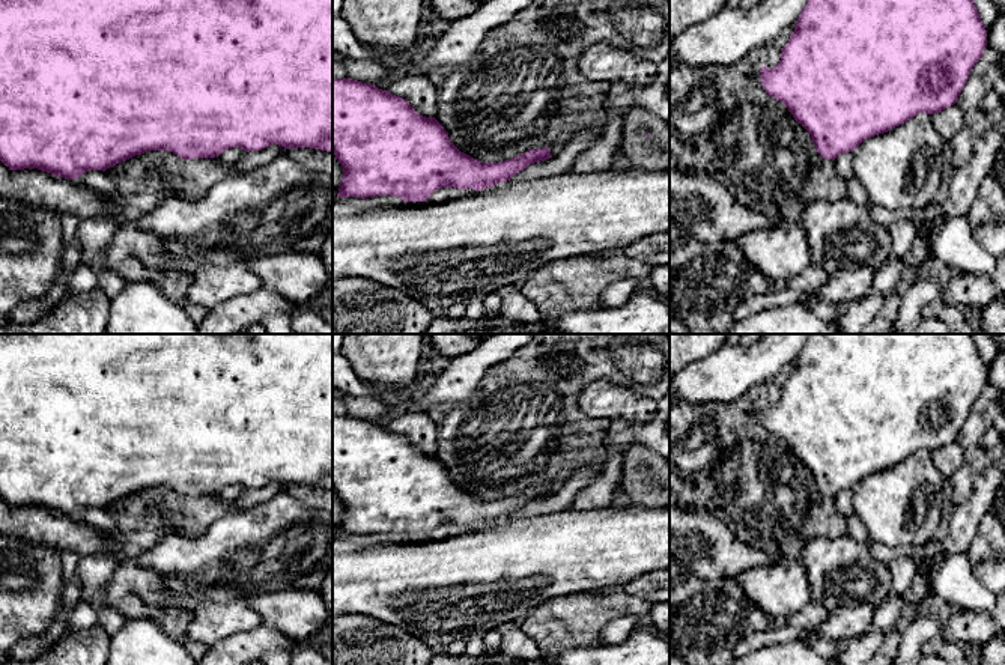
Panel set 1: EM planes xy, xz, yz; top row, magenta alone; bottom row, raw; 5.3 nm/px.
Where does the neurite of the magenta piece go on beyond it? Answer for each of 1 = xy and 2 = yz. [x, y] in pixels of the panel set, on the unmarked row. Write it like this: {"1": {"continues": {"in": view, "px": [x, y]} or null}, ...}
{"1": {"continues": null}, "2": {"continues": null}}

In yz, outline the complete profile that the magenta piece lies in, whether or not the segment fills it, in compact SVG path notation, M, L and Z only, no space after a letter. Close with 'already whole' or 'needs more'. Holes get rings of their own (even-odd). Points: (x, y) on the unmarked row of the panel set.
M811 334L802 346L788 379L781 387L779 400L770 406L761 402L760 418L766 430L781 438L794 457L811 471L820 493L835 498L838 492L853 489L865 475L888 469L919 450L936 451L954 442L985 384L987 367L973 334Z | already whole

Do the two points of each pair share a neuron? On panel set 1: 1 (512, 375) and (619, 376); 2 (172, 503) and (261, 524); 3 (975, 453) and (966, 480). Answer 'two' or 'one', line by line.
1: one
2: two
3: one

